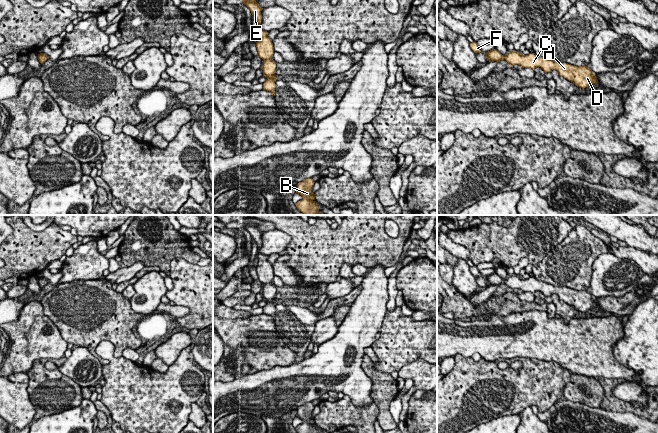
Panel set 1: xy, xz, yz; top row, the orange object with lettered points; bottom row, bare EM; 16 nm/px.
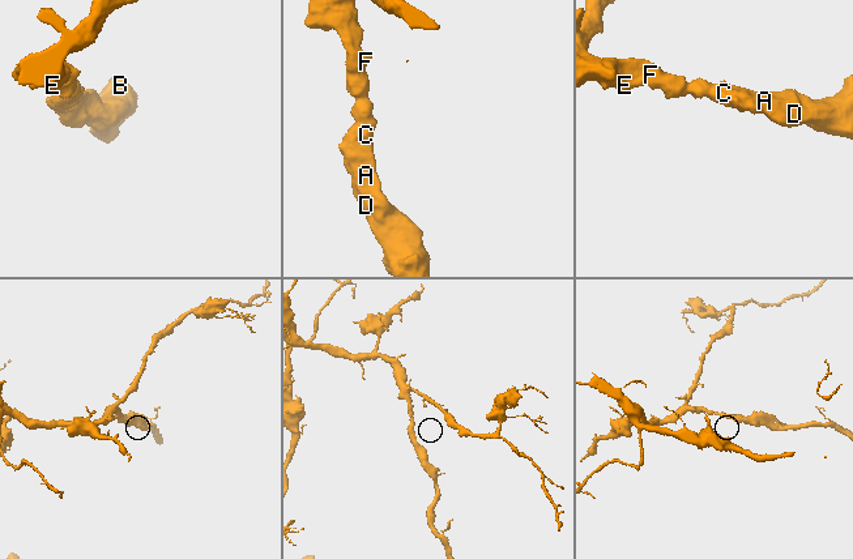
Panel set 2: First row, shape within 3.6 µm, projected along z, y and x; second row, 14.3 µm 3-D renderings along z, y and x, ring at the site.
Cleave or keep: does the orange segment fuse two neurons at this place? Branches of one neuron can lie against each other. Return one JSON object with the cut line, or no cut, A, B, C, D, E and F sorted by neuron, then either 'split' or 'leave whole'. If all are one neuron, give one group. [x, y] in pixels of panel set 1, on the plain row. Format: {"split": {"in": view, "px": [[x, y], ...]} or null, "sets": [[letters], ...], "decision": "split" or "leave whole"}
{"split": null, "sets": [["A", "B", "C", "D", "E", "F"]], "decision": "leave whole"}

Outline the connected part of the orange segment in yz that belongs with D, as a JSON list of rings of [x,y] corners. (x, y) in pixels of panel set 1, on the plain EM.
[[[492,273],[486,276],[486,282],[489,283],[489,286],[500,286],[505,283],[510,290],[518,288],[523,292],[532,293],[541,291],[545,297],[557,294],[560,300],[563,300],[582,313],[598,307],[595,297],[593,297],[587,290],[575,290],[568,287],[554,286],[552,284],[539,281],[535,277],[523,279],[514,274],[503,280],[497,273]]]

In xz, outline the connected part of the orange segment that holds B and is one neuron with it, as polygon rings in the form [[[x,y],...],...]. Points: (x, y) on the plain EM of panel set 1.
[[[308,402],[296,409],[296,417],[303,421],[302,424],[295,427],[297,433],[320,433],[318,428],[314,426],[315,418],[312,416],[314,407],[312,402]]]

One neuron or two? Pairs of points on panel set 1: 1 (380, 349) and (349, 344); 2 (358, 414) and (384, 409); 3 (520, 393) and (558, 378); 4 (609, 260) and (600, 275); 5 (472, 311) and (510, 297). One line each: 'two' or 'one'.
1: two
2: two
3: one
4: one
5: one

